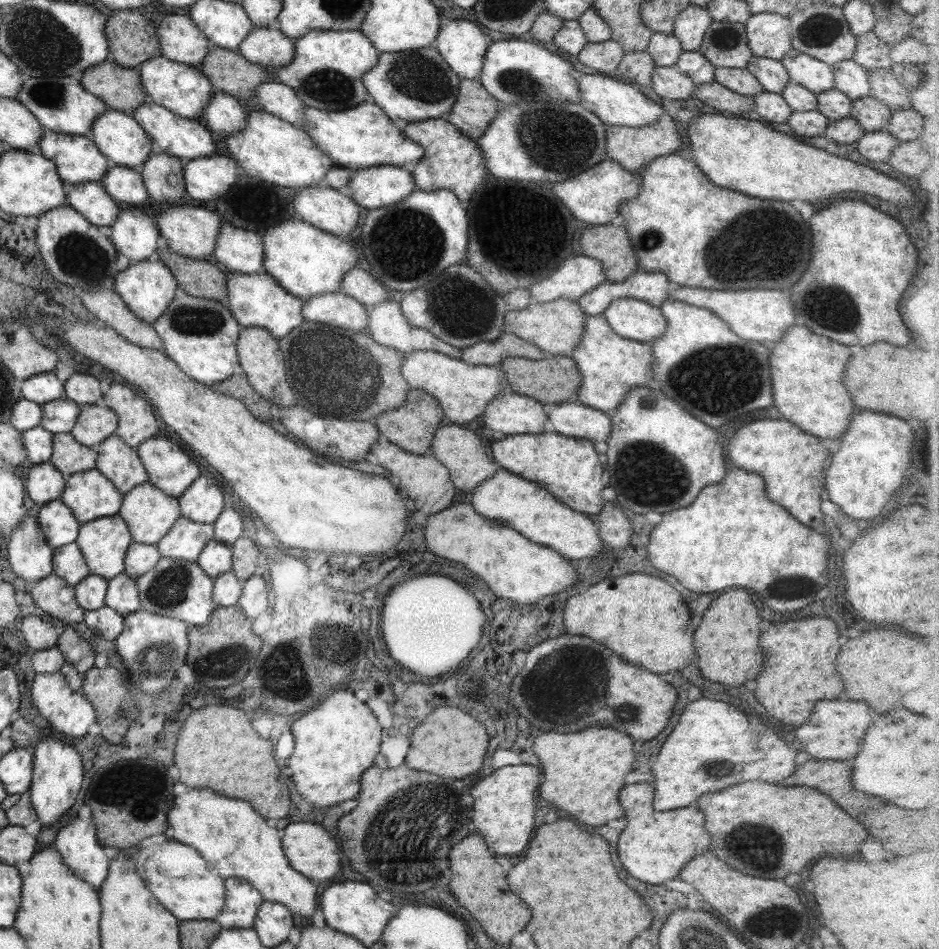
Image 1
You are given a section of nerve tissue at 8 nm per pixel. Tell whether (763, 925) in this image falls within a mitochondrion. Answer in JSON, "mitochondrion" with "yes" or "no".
{"mitochondrion":"yes"}

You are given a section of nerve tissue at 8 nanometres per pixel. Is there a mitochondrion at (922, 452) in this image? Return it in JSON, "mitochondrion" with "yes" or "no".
{"mitochondrion":"no"}

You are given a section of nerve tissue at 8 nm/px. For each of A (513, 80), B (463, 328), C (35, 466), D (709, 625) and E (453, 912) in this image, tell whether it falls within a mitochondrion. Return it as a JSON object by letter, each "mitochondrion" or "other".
{"A":"mitochondrion","B":"mitochondrion","C":"other","D":"other","E":"other"}

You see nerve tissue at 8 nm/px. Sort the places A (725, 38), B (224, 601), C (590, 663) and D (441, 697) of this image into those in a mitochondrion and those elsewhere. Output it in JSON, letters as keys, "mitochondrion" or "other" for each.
{"A":"mitochondrion","B":"other","C":"mitochondrion","D":"other"}

